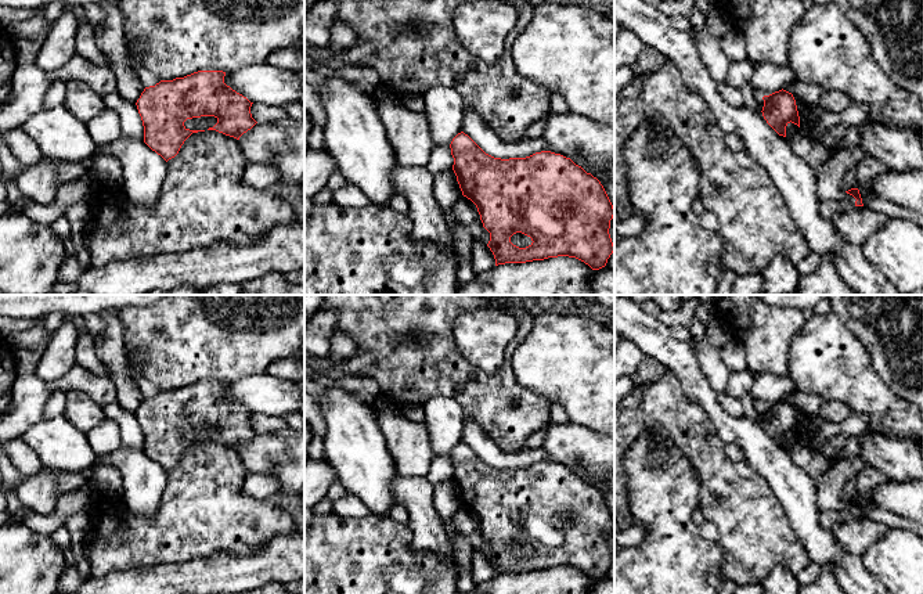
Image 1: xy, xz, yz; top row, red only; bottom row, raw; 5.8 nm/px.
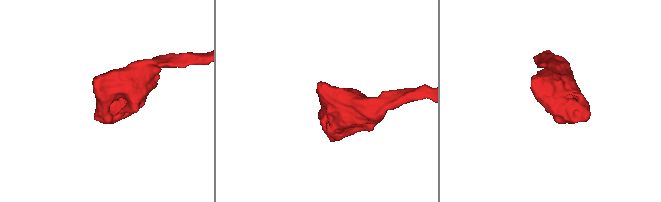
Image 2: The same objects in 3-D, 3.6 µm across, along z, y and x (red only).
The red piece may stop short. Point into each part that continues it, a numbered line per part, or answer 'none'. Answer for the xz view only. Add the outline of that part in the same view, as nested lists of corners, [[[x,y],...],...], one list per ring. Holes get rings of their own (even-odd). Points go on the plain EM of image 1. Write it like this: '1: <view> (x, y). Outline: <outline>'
none

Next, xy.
none

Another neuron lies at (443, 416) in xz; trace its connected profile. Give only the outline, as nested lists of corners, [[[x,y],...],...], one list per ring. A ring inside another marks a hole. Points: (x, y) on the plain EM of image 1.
[[[435,396],[425,402],[425,421],[433,456],[450,456],[462,442],[464,415],[461,404],[451,397]]]

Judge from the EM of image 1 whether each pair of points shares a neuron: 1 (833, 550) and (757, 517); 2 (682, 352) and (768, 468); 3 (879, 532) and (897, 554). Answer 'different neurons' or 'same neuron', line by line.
1: different neurons
2: same neuron
3: different neurons

